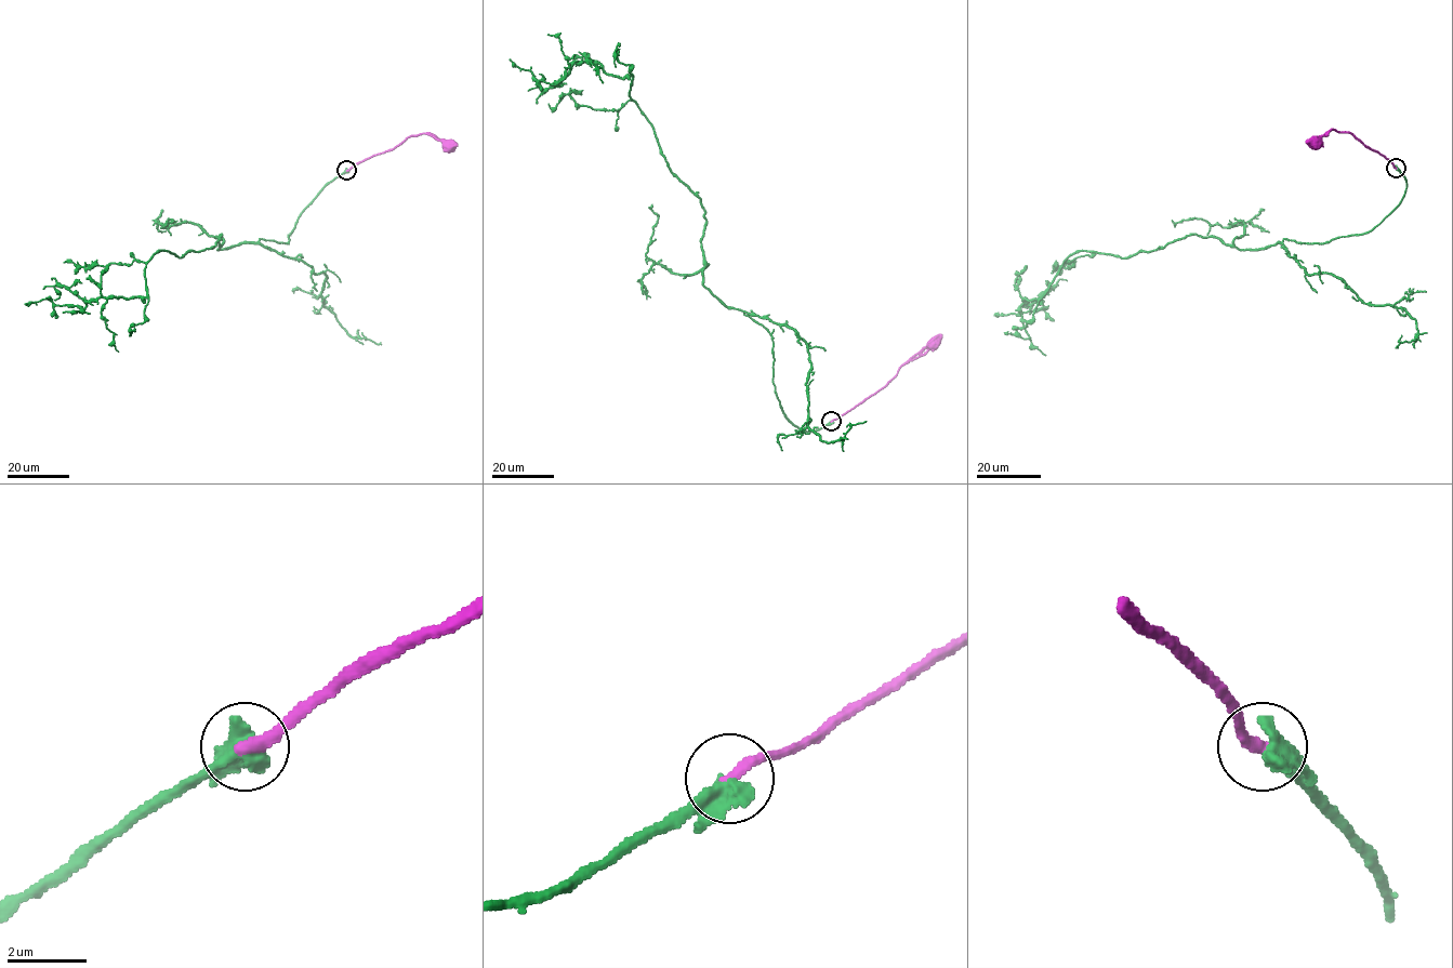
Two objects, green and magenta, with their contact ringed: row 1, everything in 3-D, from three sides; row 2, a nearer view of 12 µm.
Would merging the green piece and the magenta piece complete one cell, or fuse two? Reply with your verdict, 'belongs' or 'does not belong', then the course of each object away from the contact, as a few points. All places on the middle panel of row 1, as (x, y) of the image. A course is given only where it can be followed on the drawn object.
belongs | green via (832, 421), (787, 418), (771, 334), (703, 284), (704, 210), (631, 76), (582, 61), (549, 84), (510, 60) | magenta via (832, 421), (876, 393), (911, 358), (933, 345)

